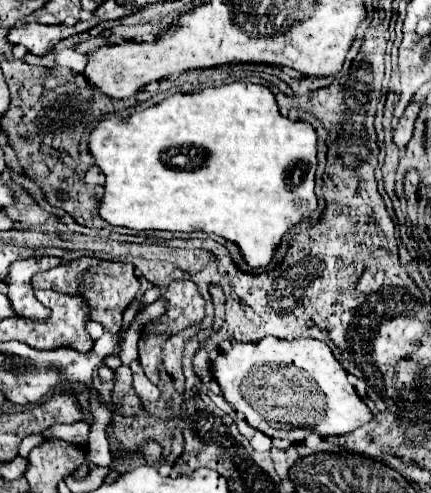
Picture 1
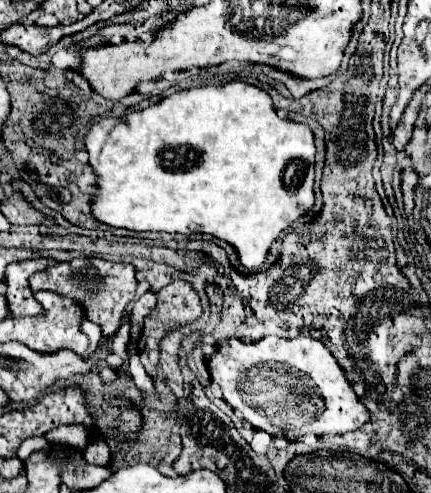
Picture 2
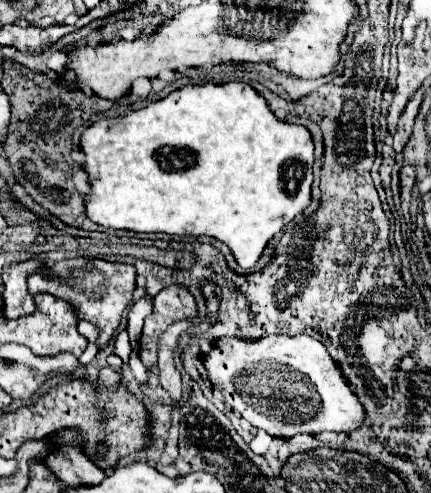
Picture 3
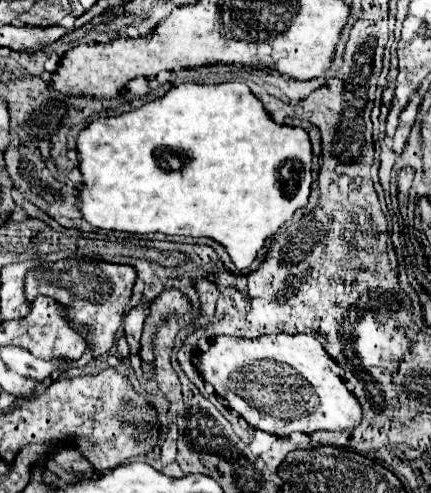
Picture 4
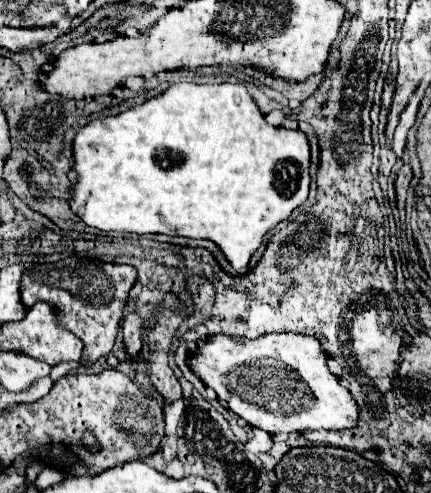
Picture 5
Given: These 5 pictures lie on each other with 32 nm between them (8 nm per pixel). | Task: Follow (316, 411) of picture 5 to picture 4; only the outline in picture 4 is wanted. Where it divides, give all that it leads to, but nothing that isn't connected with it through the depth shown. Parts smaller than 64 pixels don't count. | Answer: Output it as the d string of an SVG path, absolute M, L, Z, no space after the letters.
M268 334L256 340L216 336L210 340L206 352L198 352L196 370L204 382L212 384L216 394L226 406L238 412L250 426L260 428L268 434L294 434L294 432L316 432L316 430L348 430L356 428L362 418L362 408L354 394L344 386L340 376L330 370L330 356L322 344L310 334Z

